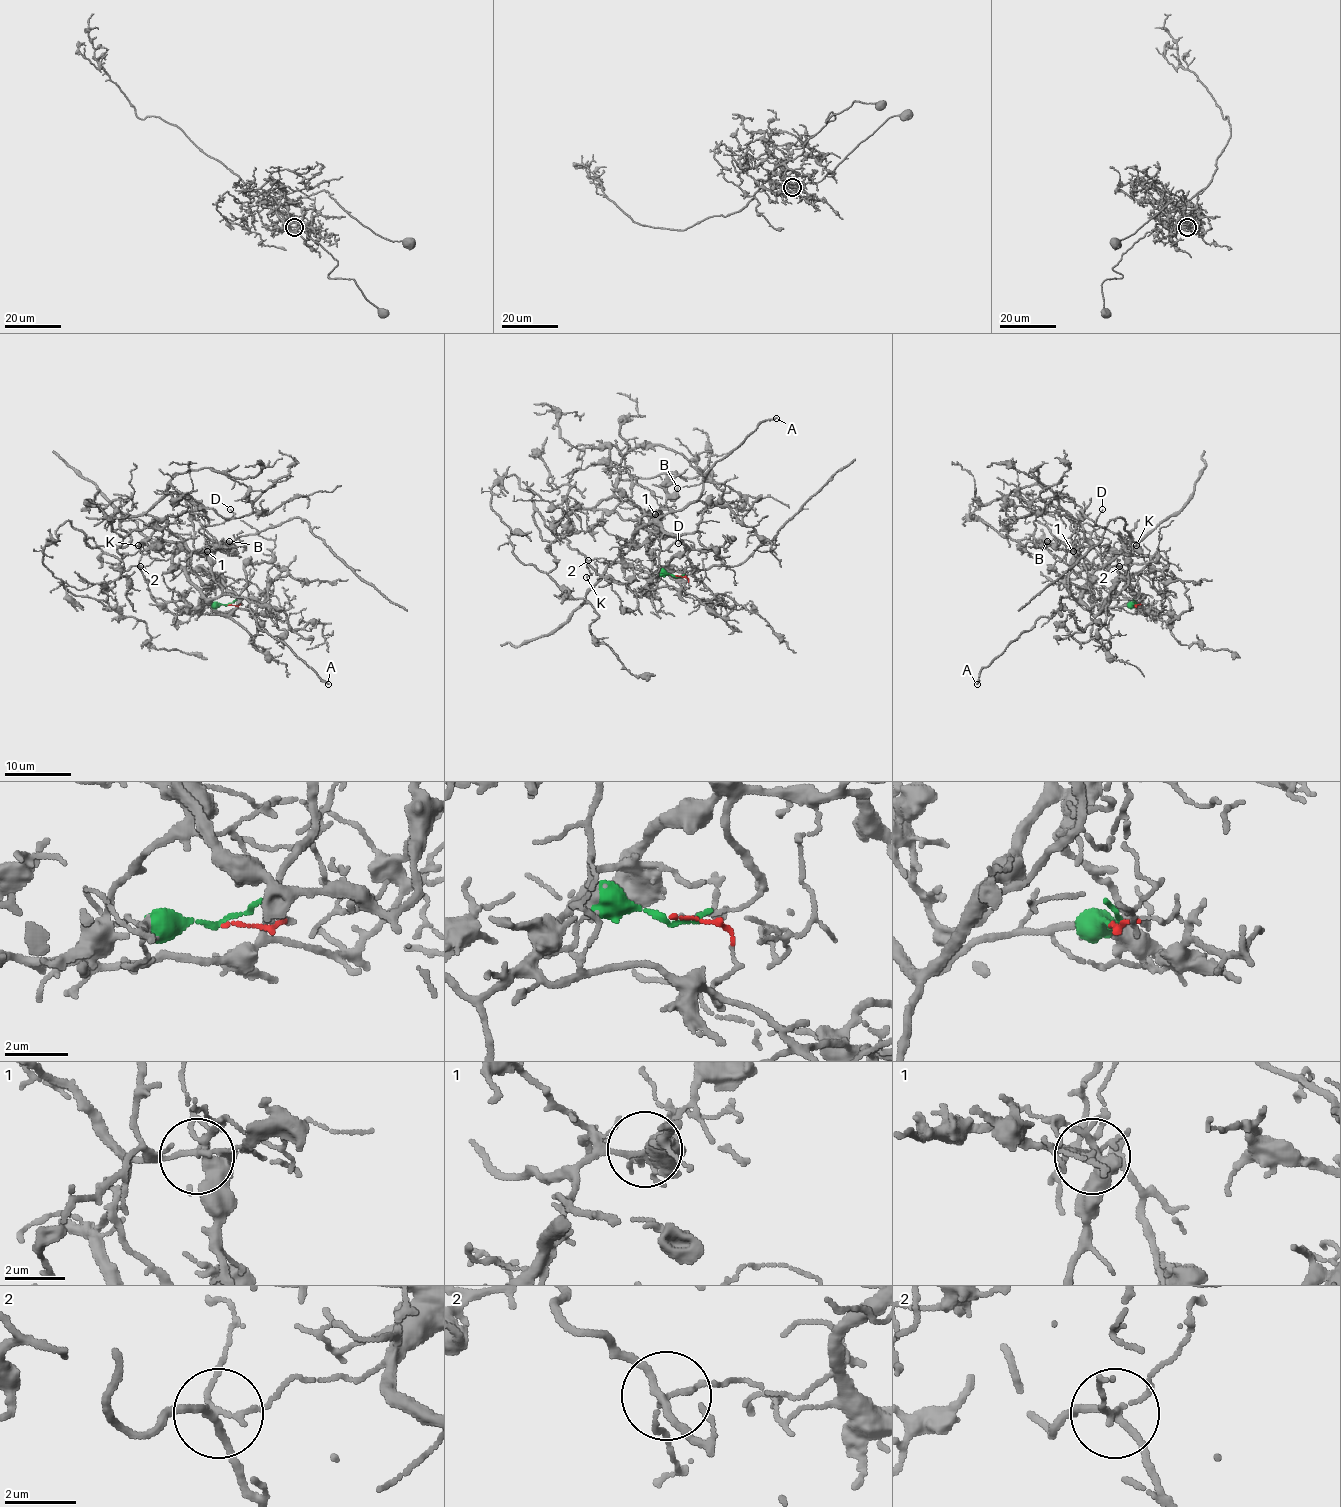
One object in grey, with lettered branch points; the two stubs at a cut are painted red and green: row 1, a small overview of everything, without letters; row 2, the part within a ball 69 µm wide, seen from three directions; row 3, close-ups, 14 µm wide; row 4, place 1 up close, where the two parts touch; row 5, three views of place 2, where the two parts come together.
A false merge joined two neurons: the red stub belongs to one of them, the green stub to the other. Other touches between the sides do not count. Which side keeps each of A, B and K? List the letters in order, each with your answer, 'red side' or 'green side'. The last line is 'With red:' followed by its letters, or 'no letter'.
A: green side
B: red side
K: green side
With red: B

